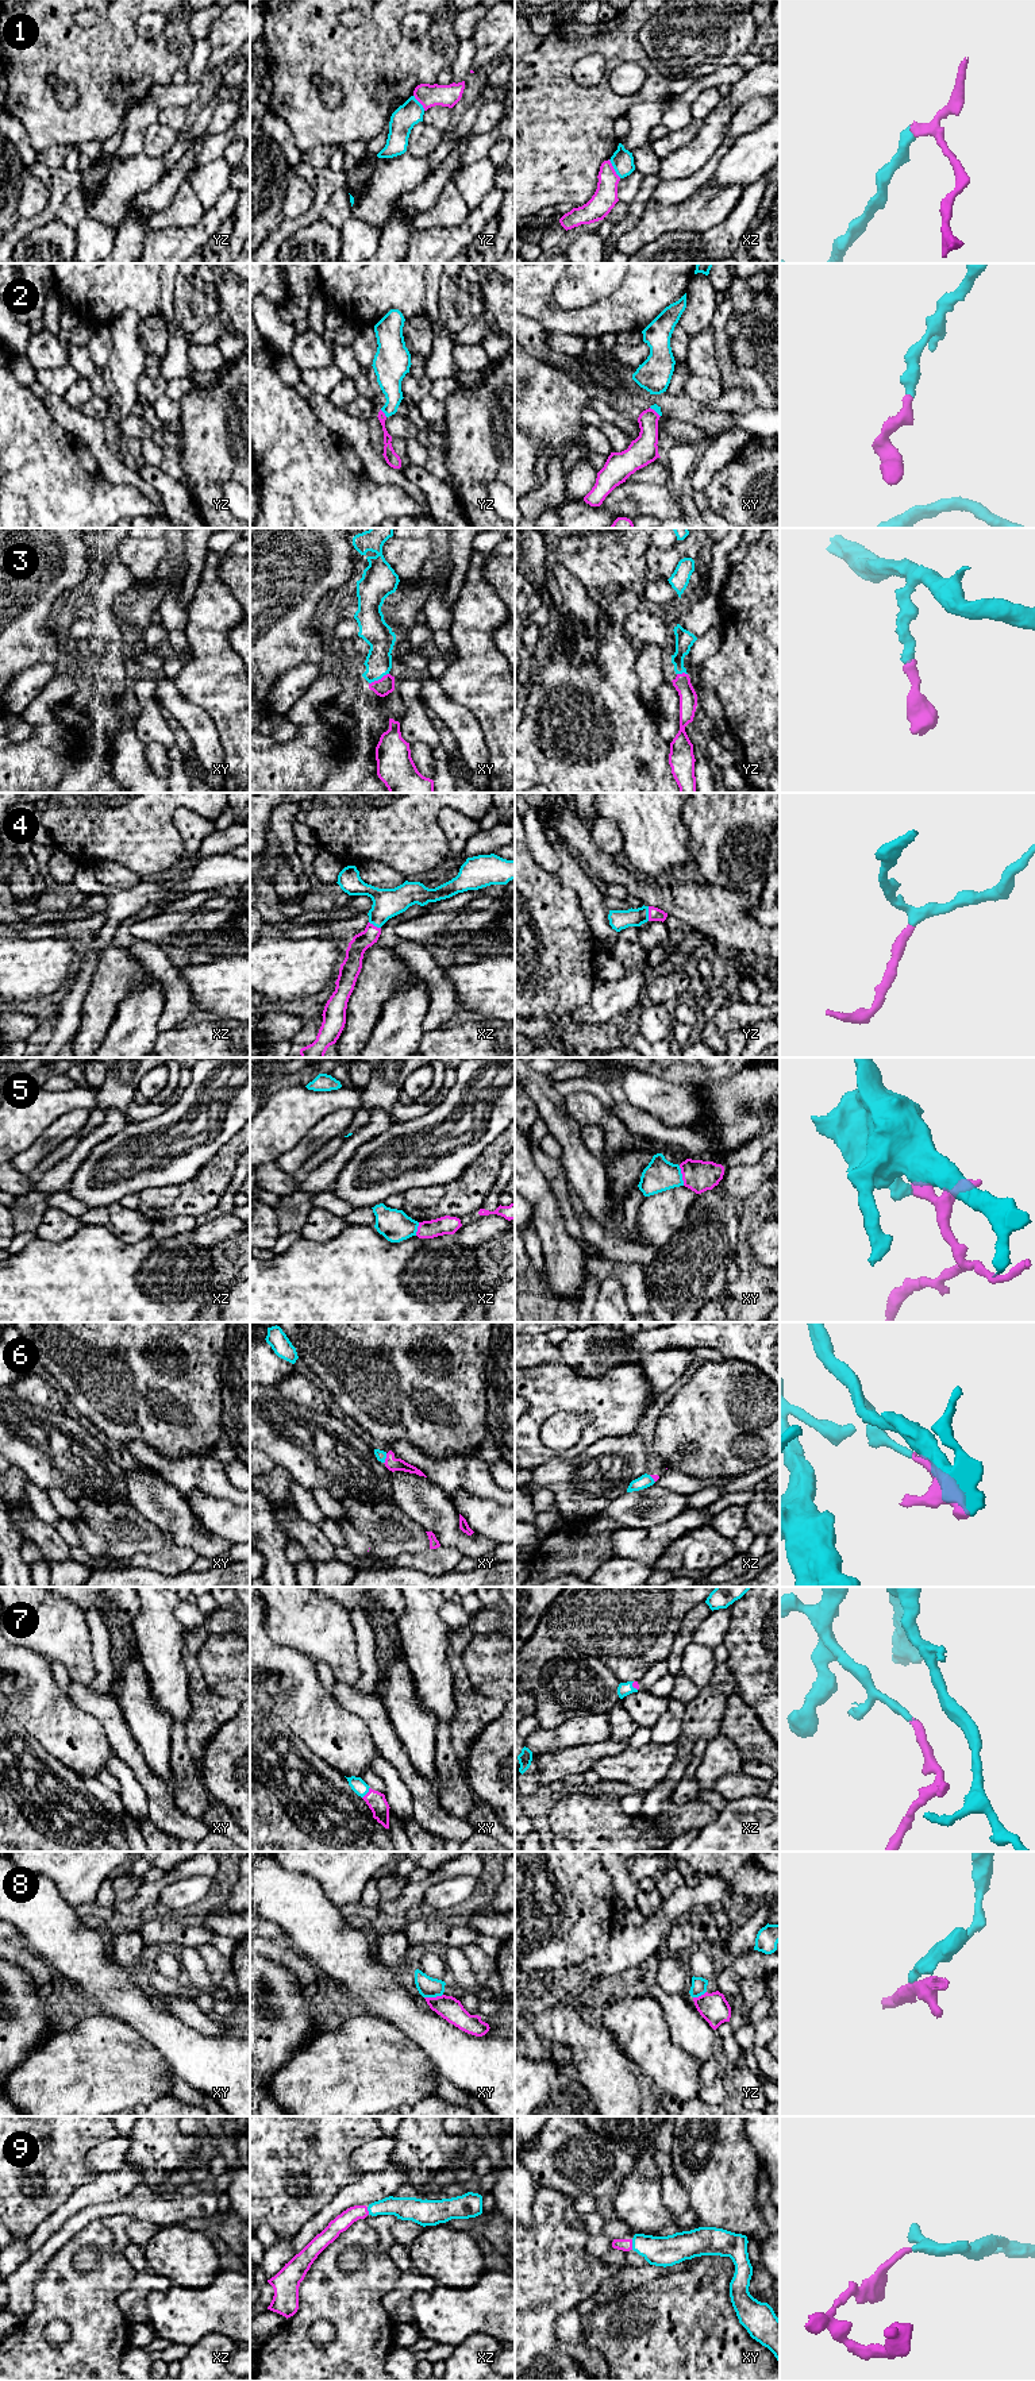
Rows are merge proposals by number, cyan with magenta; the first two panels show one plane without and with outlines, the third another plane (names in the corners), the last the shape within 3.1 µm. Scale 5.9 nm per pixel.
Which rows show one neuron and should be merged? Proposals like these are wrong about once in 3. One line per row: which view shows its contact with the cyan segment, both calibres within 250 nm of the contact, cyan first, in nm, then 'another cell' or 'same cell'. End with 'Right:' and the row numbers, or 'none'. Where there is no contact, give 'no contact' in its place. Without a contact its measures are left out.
1: xz | 130/140 nm | another cell
2: yz | 170/70 nm | same cell
3: xy | 160/100 nm | same cell
4: yz | 120/80 nm | same cell
5: xy | 190/190 nm | another cell
6: xy | 60/80 nm | same cell
7: xy | 90/120 nm | same cell
8: xy | 120/140 nm | another cell
9: xy | 180/80 nm | same cell
Right: 2, 3, 4, 6, 7, 9

